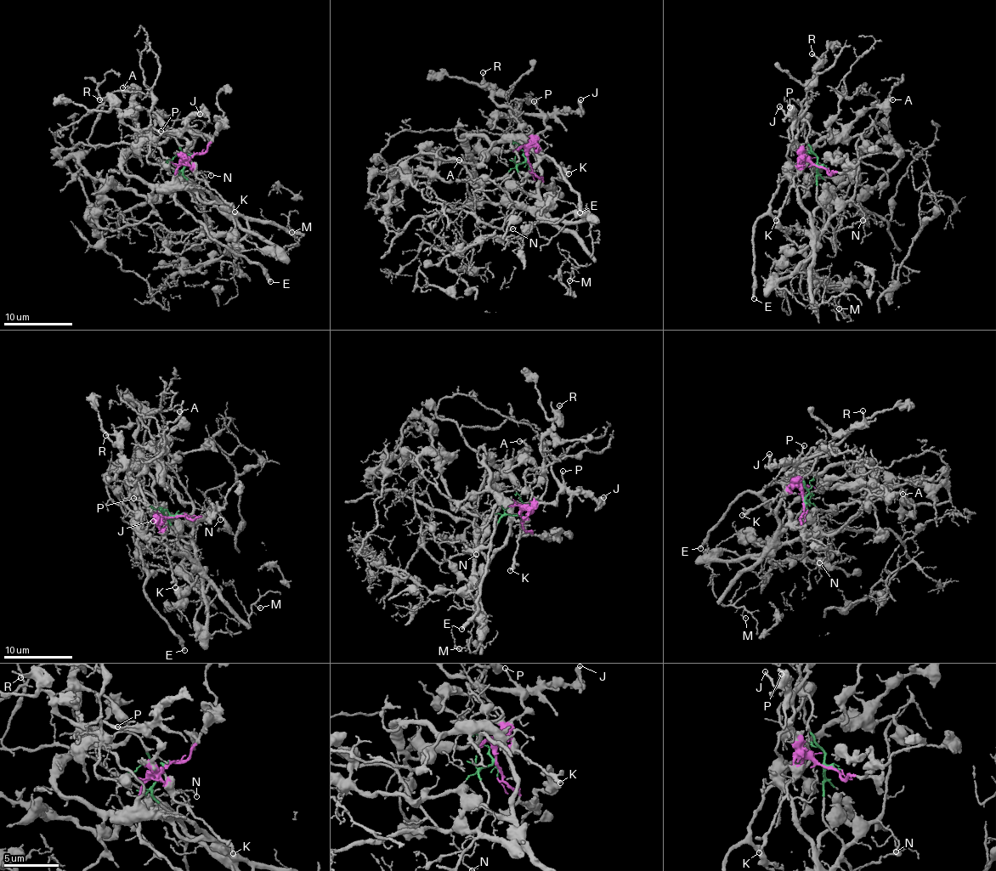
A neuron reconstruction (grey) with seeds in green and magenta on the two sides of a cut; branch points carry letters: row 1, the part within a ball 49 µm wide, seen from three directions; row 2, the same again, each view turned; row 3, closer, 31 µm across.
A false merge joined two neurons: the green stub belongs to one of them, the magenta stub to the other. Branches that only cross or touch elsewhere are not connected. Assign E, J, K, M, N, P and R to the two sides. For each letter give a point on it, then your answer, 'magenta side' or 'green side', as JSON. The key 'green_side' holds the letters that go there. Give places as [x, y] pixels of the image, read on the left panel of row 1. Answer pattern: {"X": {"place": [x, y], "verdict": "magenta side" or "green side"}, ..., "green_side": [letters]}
{"E": {"place": [270, 281], "verdict": "magenta side"}, "J": {"place": [200, 114], "verdict": "magenta side"}, "K": {"place": [234, 212], "verdict": "magenta side"}, "M": {"place": [291, 232], "verdict": "green side"}, "N": {"place": [211, 175], "verdict": "green side"}, "P": {"place": [161, 131], "verdict": "magenta side"}, "R": {"place": [99, 99], "verdict": "magenta side"}, "green_side": ["M", "N"]}

